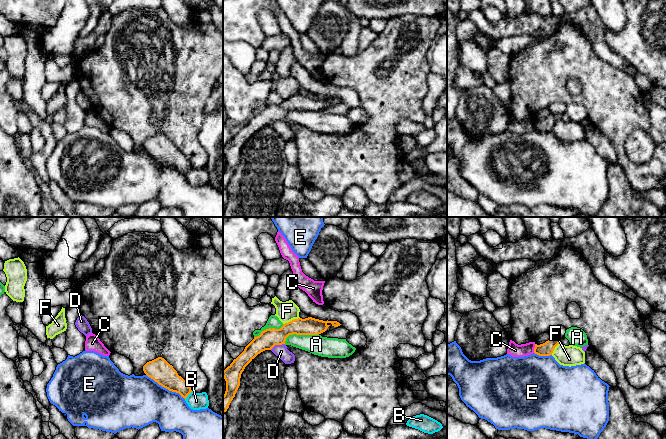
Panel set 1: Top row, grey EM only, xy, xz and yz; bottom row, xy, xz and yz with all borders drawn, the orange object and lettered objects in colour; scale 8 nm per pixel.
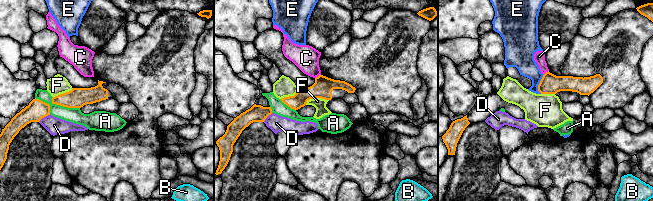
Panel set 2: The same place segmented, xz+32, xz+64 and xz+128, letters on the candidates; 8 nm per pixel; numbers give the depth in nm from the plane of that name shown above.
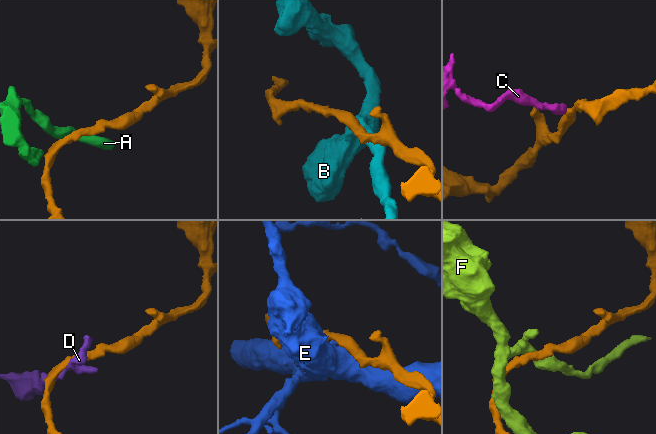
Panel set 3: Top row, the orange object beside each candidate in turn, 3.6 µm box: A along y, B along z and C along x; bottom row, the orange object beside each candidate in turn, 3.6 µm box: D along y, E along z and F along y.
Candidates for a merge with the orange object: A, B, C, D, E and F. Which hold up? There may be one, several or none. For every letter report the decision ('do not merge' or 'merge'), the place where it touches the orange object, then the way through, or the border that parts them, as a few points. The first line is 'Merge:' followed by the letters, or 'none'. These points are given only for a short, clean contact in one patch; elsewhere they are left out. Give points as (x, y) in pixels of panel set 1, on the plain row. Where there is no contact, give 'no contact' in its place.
Merge: none
A: do not merge; meets orange in xz at (299, 110)
B: do not merge; meets orange in xy at (188, 170)
C: do not merge; meets orange in yz at (534, 124); border along yz (535, 120), (533, 128)
D: do not merge; meets orange in xz at (277, 120); border along xz (284, 119), (274, 121), (270, 125)
E: do not merge; meets orange in xy at (165, 163)
F: do not merge; meets orange in xz at (292, 96)

